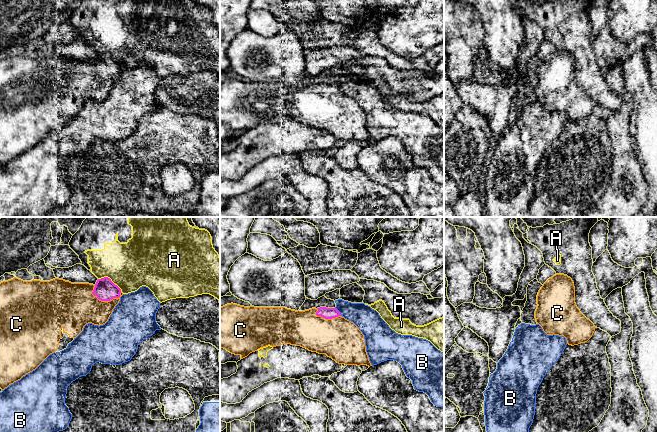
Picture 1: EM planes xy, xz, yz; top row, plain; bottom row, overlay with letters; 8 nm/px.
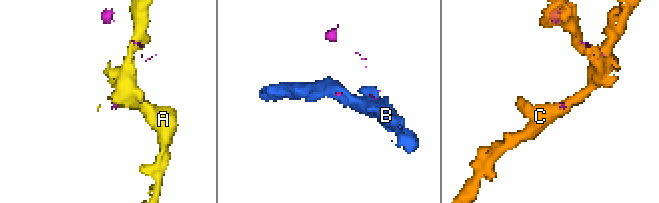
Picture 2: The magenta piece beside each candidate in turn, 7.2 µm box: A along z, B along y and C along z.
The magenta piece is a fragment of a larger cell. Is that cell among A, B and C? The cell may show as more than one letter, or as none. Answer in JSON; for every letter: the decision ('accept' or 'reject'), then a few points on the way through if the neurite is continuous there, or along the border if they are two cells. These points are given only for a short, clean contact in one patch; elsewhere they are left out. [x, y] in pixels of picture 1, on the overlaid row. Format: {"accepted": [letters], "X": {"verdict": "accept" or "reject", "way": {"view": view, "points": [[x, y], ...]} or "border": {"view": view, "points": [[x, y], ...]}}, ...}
{"accepted": ["C"], "A": {"verdict": "reject", "border": {"view": "xy", "points": [[98, 278], [108, 277], [121, 291]]}}, "B": {"verdict": "reject", "border": {"view": "xz", "points": [[335, 307], [342, 315]]}}, "C": {"verdict": "accept"}}

